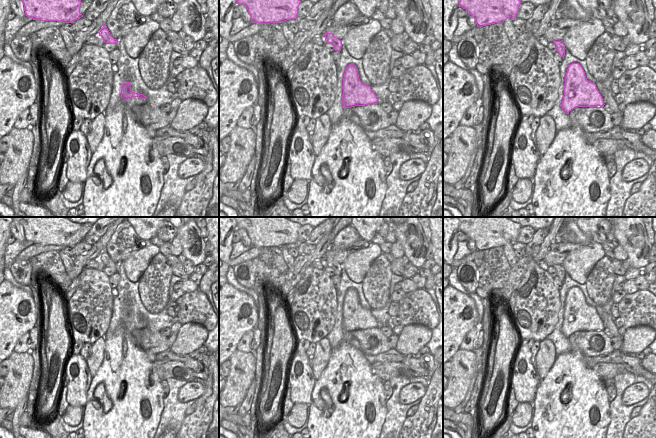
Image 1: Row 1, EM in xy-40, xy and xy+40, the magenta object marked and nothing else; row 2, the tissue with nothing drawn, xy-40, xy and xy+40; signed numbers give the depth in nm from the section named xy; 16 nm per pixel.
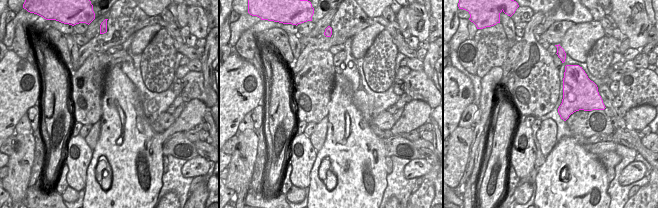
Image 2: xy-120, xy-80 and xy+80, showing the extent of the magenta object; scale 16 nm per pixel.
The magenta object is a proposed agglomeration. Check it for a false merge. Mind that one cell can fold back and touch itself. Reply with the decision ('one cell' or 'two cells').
one cell

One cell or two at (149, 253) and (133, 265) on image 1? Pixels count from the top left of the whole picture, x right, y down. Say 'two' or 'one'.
one

